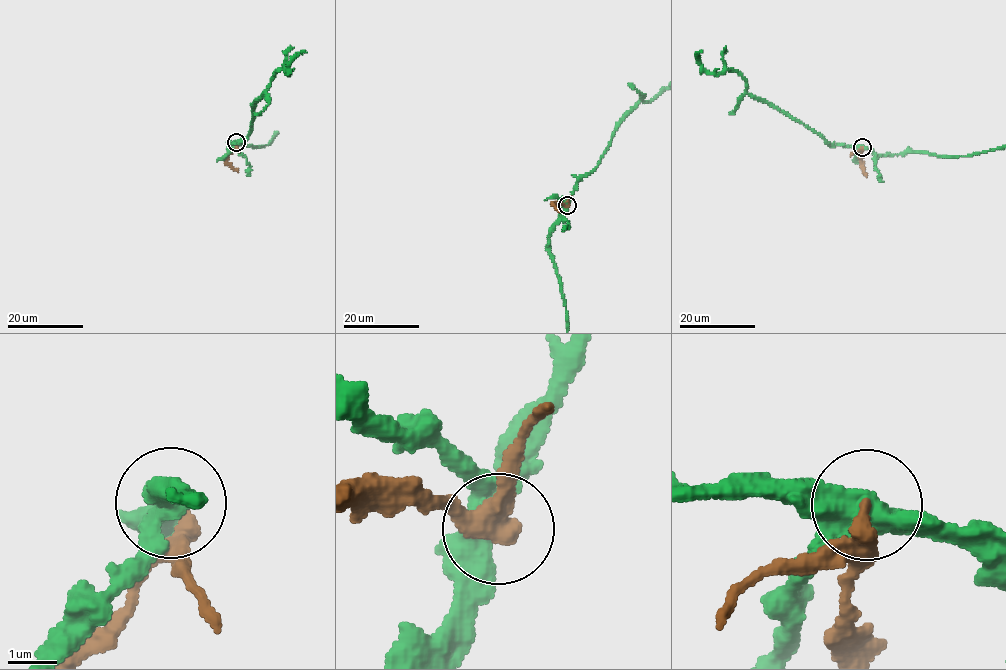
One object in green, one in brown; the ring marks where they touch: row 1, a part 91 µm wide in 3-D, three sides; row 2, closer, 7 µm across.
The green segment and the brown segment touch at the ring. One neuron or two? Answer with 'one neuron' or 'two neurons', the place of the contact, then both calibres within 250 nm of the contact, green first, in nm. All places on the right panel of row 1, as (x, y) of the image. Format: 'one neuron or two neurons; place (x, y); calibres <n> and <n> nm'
two neurons; place (862, 147); calibres 400 and 340 nm

